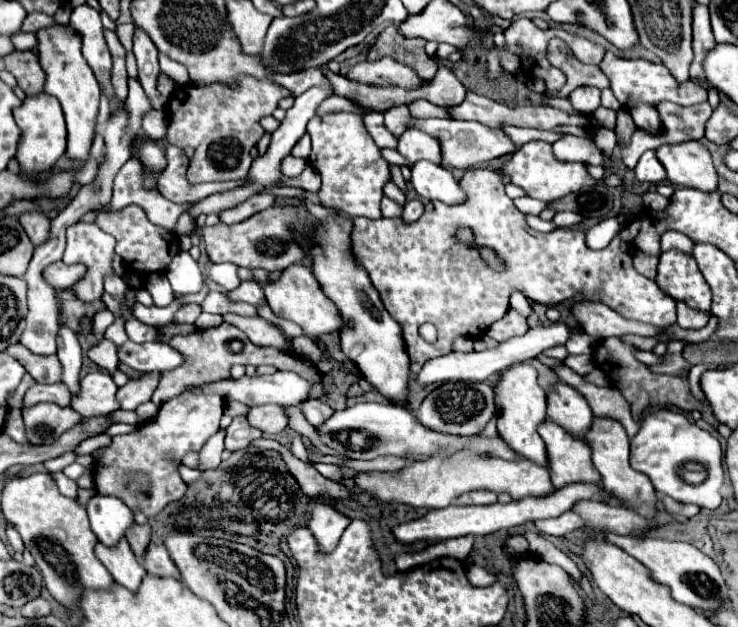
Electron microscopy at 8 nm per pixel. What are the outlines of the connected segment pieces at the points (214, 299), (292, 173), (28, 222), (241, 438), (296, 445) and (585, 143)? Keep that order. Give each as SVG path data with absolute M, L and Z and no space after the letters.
M210 291L206 301L200 305L202 311L208 311L208 313L220 313L220 315L226 315L226 313L236 313L236 315L256 315L256 307L254 305L248 305L248 303L242 303L242 301L230 301L226 293L220 293L220 291Z
M292 155L282 161L282 173L284 173L286 177L300 177L306 167L308 167L308 161L296 159L296 157L292 157Z
M26 211L26 213L18 215L18 223L28 233L28 237L34 245L42 243L42 239L46 239L46 231L50 229L50 219L42 211Z
M234 417L232 425L226 429L226 449L238 451L244 449L252 439L262 437L262 433L246 423L244 417Z
M296 437L296 439L292 441L292 447L290 447L290 451L294 451L294 455L296 455L300 461L304 461L306 465L314 465L314 461L310 461L310 457L308 457L308 451L304 449L302 437Z
M562 135L554 145L554 155L566 161L584 161L588 165L602 165L602 153L592 139L580 139L574 135Z

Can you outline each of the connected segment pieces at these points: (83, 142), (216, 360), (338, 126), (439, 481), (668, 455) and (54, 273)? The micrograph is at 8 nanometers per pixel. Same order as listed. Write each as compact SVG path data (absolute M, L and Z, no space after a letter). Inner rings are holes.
M54 25L48 29L38 31L38 57L40 65L46 73L46 85L44 91L52 97L56 97L64 109L66 117L66 127L68 127L68 147L66 147L66 157L74 161L86 163L90 159L90 147L94 139L94 127L96 127L96 117L98 117L98 107L100 107L100 87L98 81L82 57L80 51L80 37L70 25Z
M222 323L222 325L212 327L212 329L198 329L194 335L178 335L168 345L182 351L186 355L186 359L190 359L190 363L186 367L178 367L178 369L162 375L154 395L150 399L154 405L162 405L164 401L170 401L176 395L180 395L182 387L186 387L186 383L198 385L198 383L206 383L206 381L218 381L218 379L230 377L232 365L256 365L256 367L258 365L274 365L276 369L282 369L282 371L294 371L312 383L310 397L320 399L322 395L326 395L324 393L324 375L310 361L306 361L300 355L282 353L282 351L272 349L272 347L258 347L246 337L246 333L242 333L240 329L236 329L230 323Z
M314 115L308 121L308 133L312 139L312 153L310 153L310 165L320 173L322 177L322 187L318 191L320 205L328 209L340 209L348 217L368 217L368 219L380 219L380 199L382 199L382 187L386 179L390 179L390 169L388 163L382 159L380 149L374 145L370 135L366 135L362 127L360 117L324 117L324 115Z
M458 451L446 459L430 457L422 461L412 461L400 471L362 471L356 473L354 483L358 489L384 503L406 503L412 507L426 509L448 507L462 493L478 489L494 491L496 495L508 493L514 501L520 501L524 497L548 497L556 491L556 487L550 481L550 473L544 467L532 463L530 459L518 457L514 461L506 461L502 457L476 451Z
M657 408L644 417L640 423L640 431L632 439L630 445L630 465L650 477L656 491L668 495L680 503L694 503L704 509L718 509L722 503L722 451L720 441L708 431L696 427L696 424L686 417L685 413L676 409ZM686 463L700 463L706 467L708 477L700 485L690 485L680 477L680 469Z
M56 261L48 265L42 273L44 281L50 283L54 289L68 289L74 281L82 277L82 267L78 265L64 265L62 261Z

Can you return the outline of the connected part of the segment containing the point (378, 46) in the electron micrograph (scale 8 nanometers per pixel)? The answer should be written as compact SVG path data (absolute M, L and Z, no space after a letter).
M390 25L376 37L376 43L368 51L368 61L390 57L398 63L406 63L408 67L412 67L422 79L432 79L438 65L432 57L426 55L424 45L424 39L406 39L398 35L396 25Z

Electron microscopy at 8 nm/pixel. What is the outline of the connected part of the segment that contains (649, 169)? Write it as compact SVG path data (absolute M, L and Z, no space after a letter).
M646 151L638 165L634 167L634 173L640 181L648 181L648 183L660 183L666 179L666 169L662 167L662 163L656 157L656 151Z

